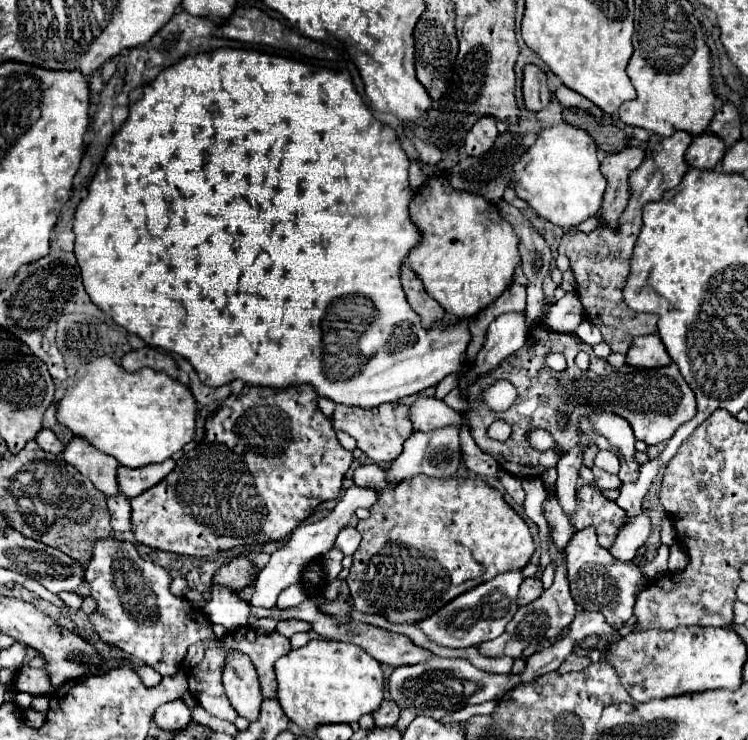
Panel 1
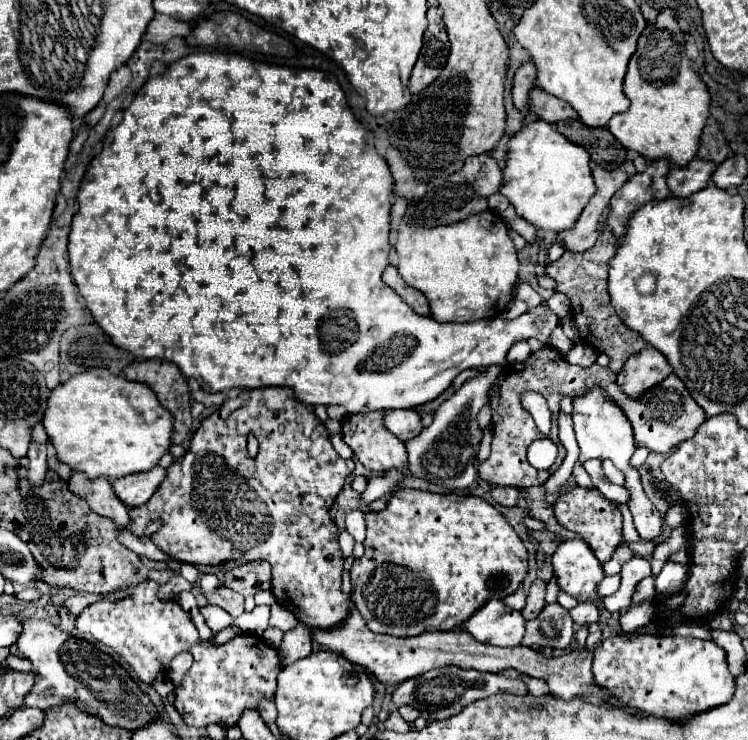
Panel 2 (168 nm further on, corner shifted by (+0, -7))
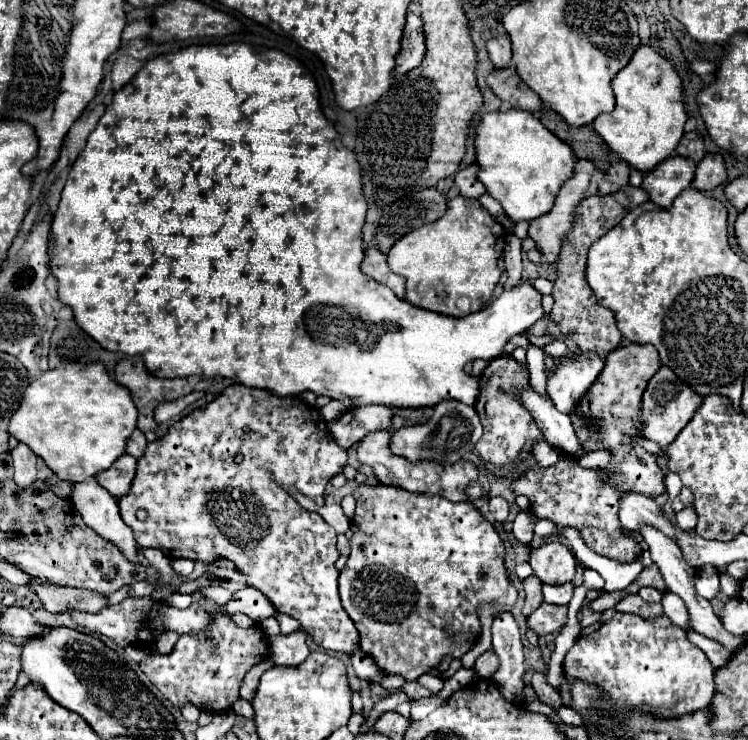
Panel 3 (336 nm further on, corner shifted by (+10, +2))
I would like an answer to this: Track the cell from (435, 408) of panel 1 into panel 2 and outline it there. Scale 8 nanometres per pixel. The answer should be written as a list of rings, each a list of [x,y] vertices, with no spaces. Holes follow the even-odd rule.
[[[415,409],[387,411],[387,415],[385,415],[385,427],[393,435],[397,435],[401,441],[409,441],[409,439],[417,437],[423,431],[421,415]]]

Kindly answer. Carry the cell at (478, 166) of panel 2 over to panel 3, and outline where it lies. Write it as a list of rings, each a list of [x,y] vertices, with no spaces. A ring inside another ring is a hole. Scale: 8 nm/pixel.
[[[467,166],[457,172],[455,186],[459,188],[461,196],[479,198],[481,194],[485,194],[485,186],[477,180],[477,170],[479,170],[479,166]]]

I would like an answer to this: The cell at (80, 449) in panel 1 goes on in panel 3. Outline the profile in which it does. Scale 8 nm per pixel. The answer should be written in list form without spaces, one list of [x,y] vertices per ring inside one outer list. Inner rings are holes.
[[[95,478],[75,484],[73,504],[89,528],[115,544],[125,558],[137,562],[139,544],[133,536],[133,530],[123,522],[117,500],[105,488],[101,488]]]

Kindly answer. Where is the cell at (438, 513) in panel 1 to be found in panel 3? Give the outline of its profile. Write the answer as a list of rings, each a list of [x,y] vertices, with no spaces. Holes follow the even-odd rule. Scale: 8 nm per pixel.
[[[361,484],[353,490],[353,496],[357,510],[351,520],[351,554],[339,576],[339,596],[345,612],[359,630],[359,648],[367,656],[373,656],[383,672],[417,680],[439,668],[447,656],[459,660],[475,646],[481,636],[479,606],[497,604],[499,608],[493,608],[493,616],[511,612],[517,602],[517,588],[505,574],[503,540],[471,502],[449,502],[443,496],[411,494],[383,484]],[[449,632],[457,632],[461,640],[453,644]]]

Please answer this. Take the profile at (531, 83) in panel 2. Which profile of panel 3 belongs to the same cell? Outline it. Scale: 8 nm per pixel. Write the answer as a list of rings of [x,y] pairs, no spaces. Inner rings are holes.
[[[491,38],[487,40],[487,52],[495,68],[507,68],[511,64],[511,42],[509,38]]]

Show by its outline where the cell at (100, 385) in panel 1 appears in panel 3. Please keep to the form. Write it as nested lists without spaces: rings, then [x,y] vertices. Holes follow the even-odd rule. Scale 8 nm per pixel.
[[[99,362],[93,364],[63,364],[53,370],[37,376],[27,388],[25,396],[17,412],[13,412],[9,420],[9,436],[17,438],[17,442],[27,444],[35,456],[43,458],[43,462],[53,470],[53,474],[61,480],[83,482],[85,478],[95,476],[97,472],[107,470],[119,456],[125,454],[125,444],[137,424],[137,408],[129,396],[129,392],[115,384],[105,366]]]

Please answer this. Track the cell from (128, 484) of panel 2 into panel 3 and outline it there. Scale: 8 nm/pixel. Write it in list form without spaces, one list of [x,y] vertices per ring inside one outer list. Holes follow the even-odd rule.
[[[125,454],[125,456],[121,456],[121,460],[113,462],[111,468],[107,468],[105,472],[99,472],[95,478],[105,490],[111,492],[113,498],[119,498],[129,492],[135,470],[137,470],[137,460],[129,454]]]

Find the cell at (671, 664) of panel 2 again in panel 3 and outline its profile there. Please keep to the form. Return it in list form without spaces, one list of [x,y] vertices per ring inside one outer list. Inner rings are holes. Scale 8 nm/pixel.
[[[617,612],[599,630],[577,638],[565,656],[563,670],[569,682],[581,680],[603,690],[607,700],[595,702],[593,708],[609,720],[617,720],[619,714],[617,722],[633,708],[655,718],[679,718],[705,708],[715,694],[713,664],[667,616],[645,620]]]

